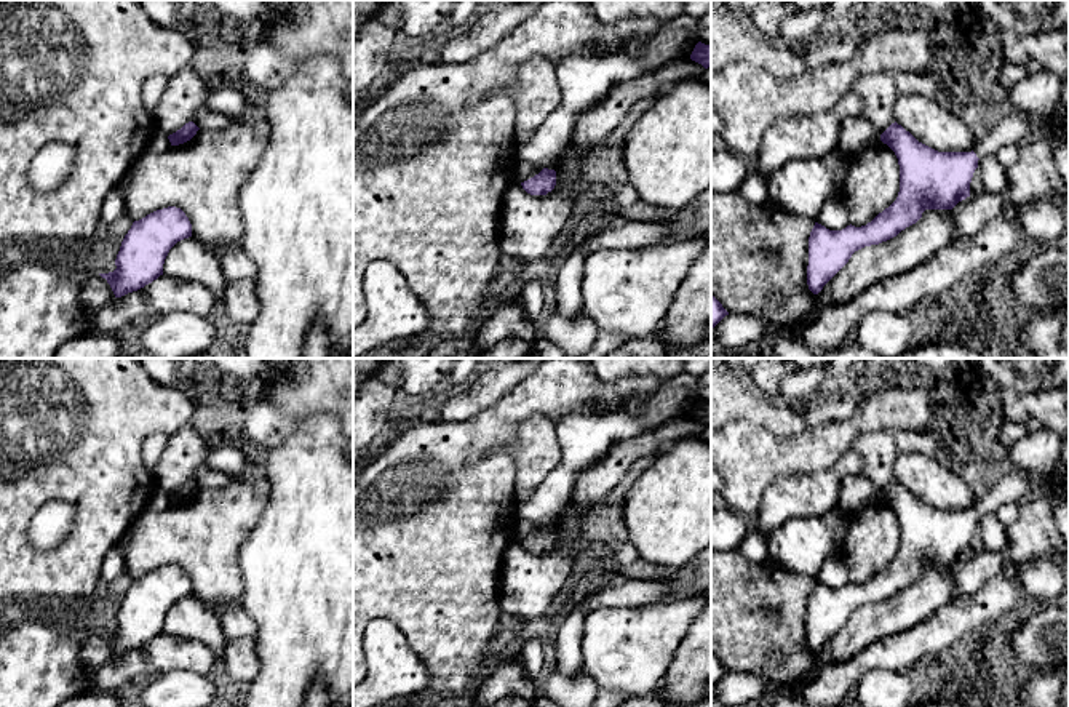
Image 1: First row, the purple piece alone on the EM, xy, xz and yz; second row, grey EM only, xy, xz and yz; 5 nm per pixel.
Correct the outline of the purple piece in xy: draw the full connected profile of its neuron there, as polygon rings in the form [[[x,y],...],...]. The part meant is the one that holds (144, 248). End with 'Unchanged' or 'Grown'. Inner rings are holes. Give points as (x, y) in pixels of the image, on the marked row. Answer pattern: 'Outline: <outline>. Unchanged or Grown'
Outline: [[[168,206],[134,221],[115,259],[117,269],[99,274],[115,298],[137,291],[163,275],[169,250],[192,237],[192,224],[181,208]]]. Unchanged

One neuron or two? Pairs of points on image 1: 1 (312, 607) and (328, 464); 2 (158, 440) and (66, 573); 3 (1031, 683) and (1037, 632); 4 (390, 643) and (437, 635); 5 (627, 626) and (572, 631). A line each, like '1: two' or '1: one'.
1: one
2: two
3: two
4: two
5: two

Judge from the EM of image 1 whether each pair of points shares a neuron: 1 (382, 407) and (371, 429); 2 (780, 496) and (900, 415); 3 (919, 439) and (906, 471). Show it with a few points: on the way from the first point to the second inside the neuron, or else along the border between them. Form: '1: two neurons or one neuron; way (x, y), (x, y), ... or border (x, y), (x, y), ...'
1: one neuron; way (377, 411), (371, 418), (371, 424)
2: two neurons; border (850, 448), (830, 467), (812, 474)
3: two neurons; border (898, 453), (922, 451), (949, 464)

